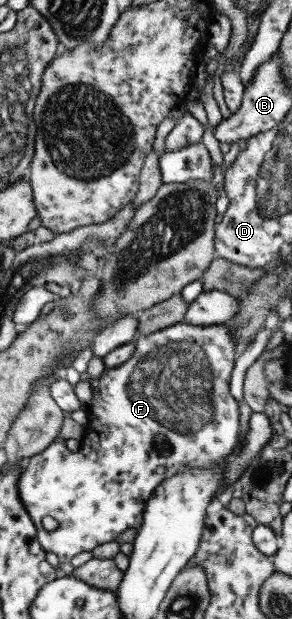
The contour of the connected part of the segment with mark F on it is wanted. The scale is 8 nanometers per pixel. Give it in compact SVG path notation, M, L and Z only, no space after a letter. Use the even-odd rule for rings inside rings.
M185 322L170 326L150 334L150 336L139 336L136 340L137 350L132 358L122 364L120 368L107 368L104 372L104 377L94 379L92 388L94 389L94 400L90 406L89 413L89 437L82 441L82 445L77 452L72 452L67 448L66 440L58 438L50 448L47 448L42 454L33 456L30 459L30 464L26 468L26 472L22 474L20 480L20 492L22 499L29 508L30 515L34 517L34 521L38 526L42 544L50 552L54 552L61 562L72 562L75 556L81 555L82 552L94 552L98 546L108 544L118 540L124 532L128 532L130 528L142 531L145 524L146 508L150 500L153 499L154 492L157 492L158 487L172 476L178 476L180 472L186 472L191 467L210 467L224 466L226 460L238 448L238 434L240 434L240 414L238 414L238 404L234 402L234 397L230 396L230 372L234 368L234 332L230 332L228 324L220 324L220 326L197 326L188 325ZM46 516L52 516L59 523L59 527L50 532L43 528L42 520Z

